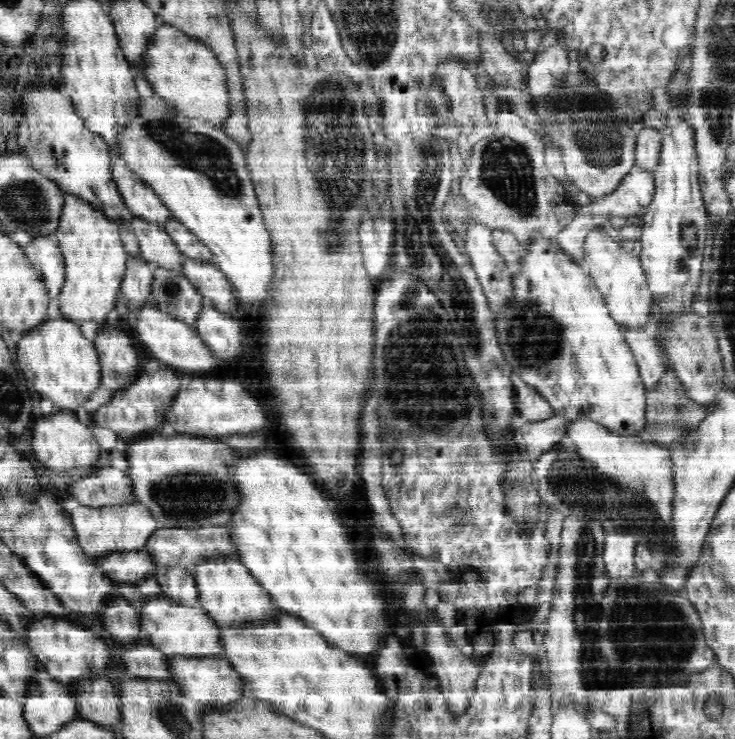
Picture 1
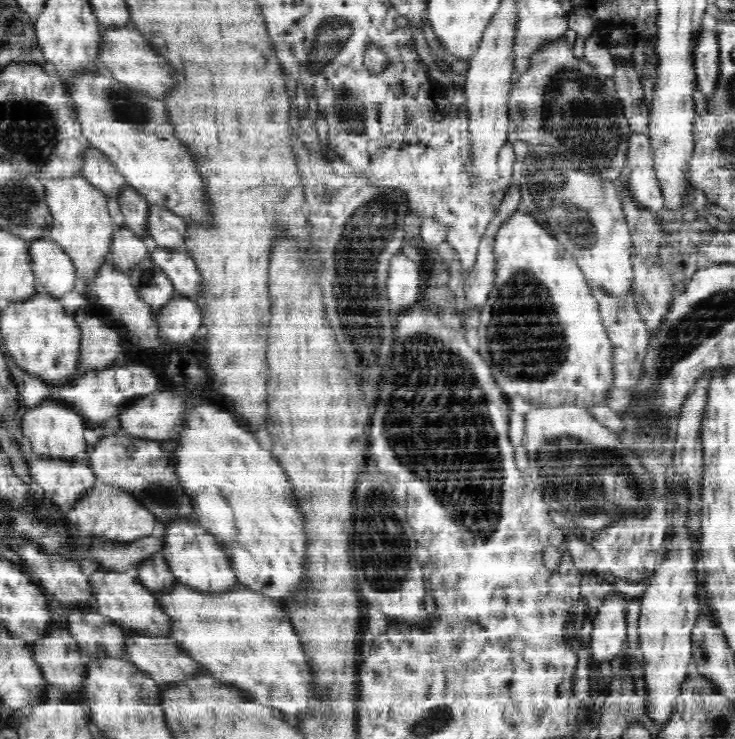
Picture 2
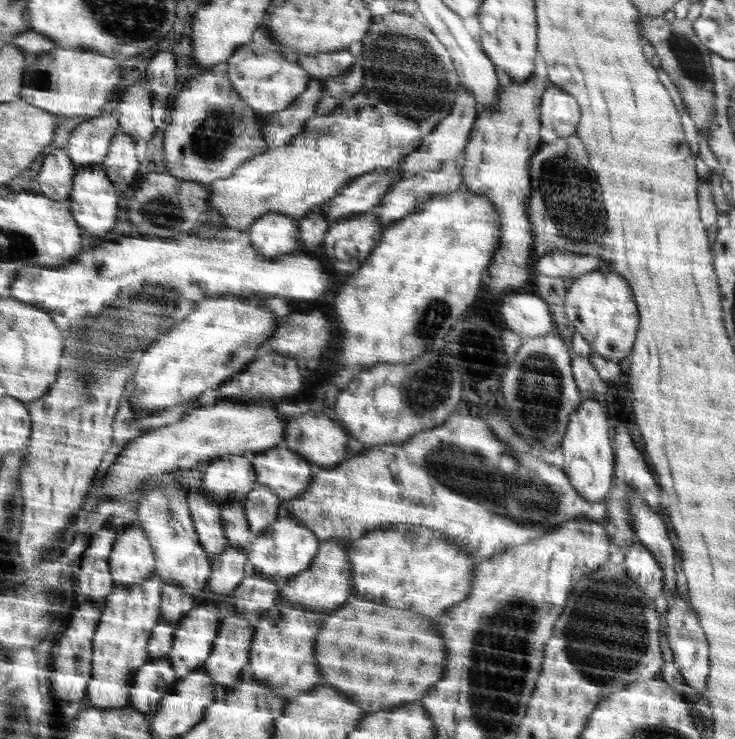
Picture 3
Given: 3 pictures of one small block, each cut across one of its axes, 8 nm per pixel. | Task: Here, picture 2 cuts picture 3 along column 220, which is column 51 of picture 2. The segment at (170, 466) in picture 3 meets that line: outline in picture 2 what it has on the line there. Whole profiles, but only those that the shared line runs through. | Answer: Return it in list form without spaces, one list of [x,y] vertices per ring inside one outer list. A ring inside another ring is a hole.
[[[48,400],[41,402],[39,405],[27,409],[24,418],[21,420],[24,436],[30,440],[32,450],[36,454],[44,454],[44,456],[54,459],[72,458],[78,452],[89,450],[84,439],[84,430],[88,428],[86,419],[70,408],[58,406],[58,404],[50,404]]]

